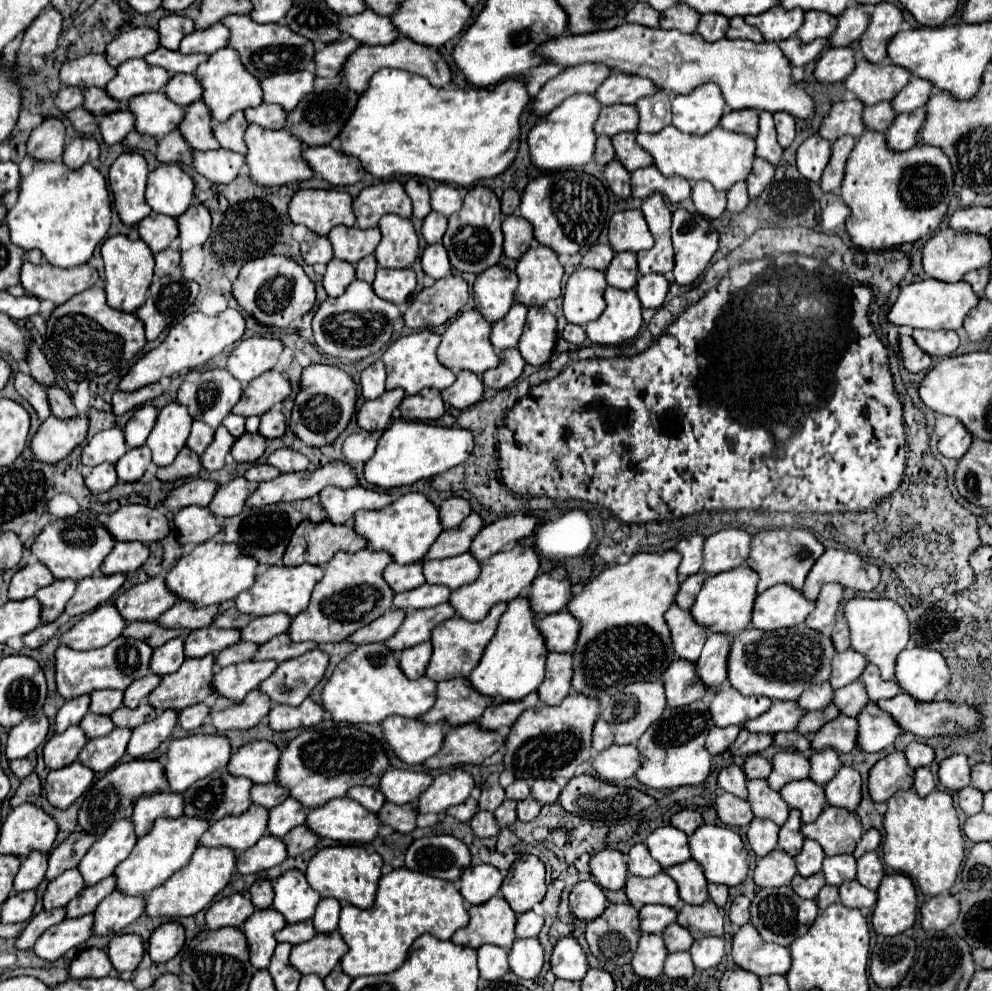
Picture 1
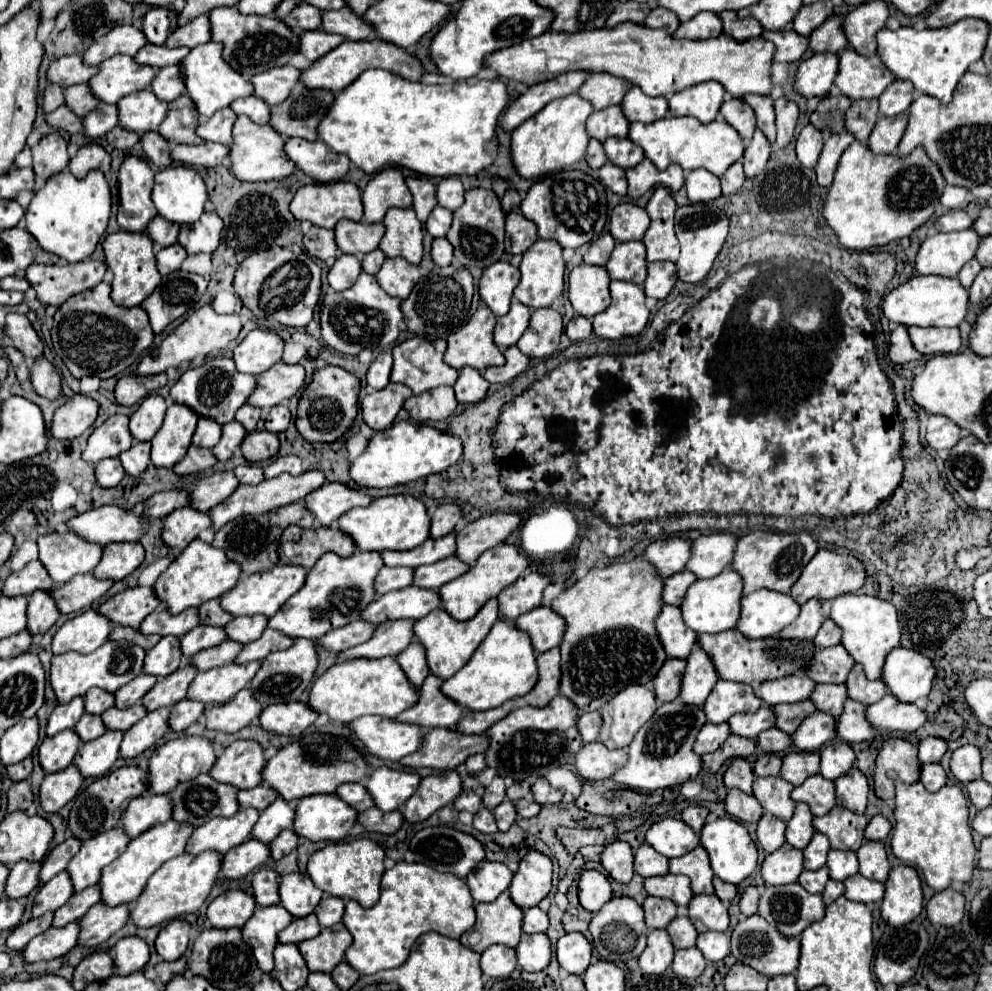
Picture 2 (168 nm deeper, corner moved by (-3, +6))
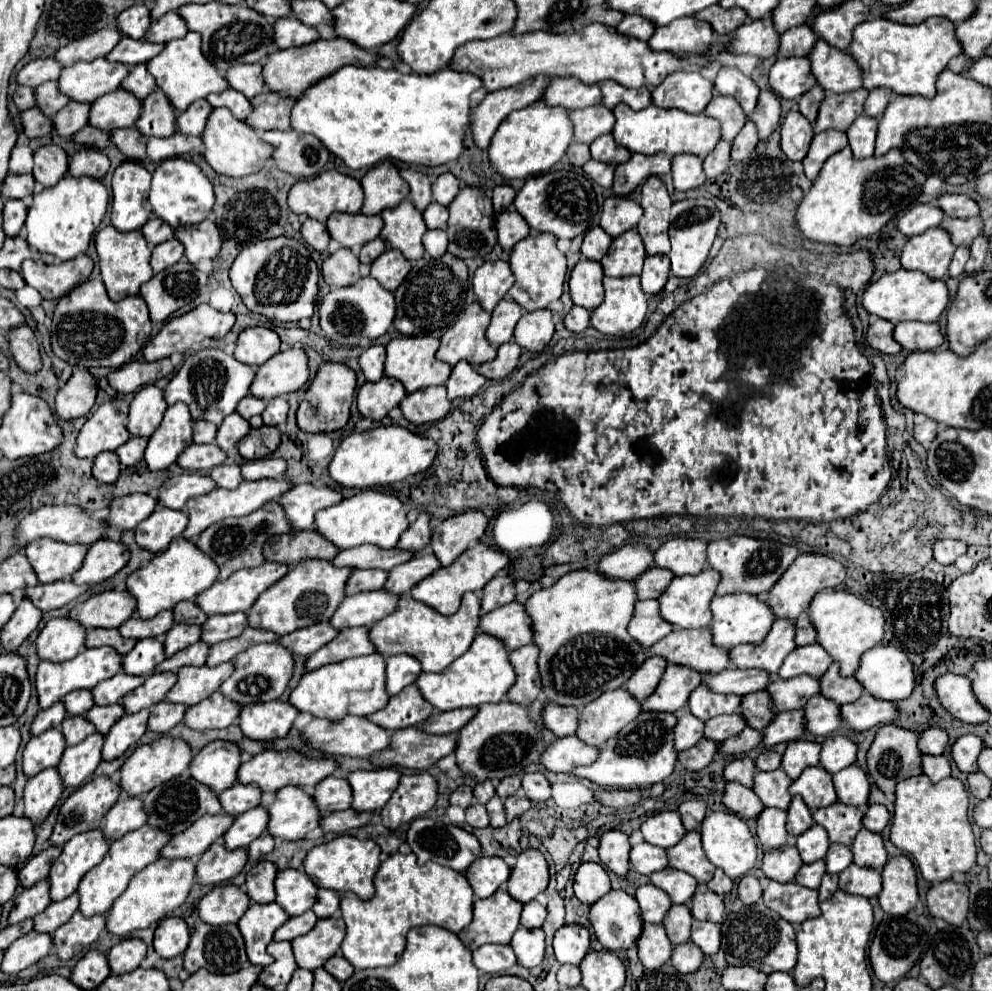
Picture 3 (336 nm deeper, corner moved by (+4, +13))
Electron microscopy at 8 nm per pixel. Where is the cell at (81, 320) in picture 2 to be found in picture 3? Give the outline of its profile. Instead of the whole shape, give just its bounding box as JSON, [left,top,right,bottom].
[51,281,151,369]

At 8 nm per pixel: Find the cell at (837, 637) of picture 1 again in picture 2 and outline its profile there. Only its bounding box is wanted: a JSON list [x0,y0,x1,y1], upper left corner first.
[814,618,842,648]

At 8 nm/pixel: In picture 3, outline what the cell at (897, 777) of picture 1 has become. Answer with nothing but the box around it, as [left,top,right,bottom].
[867,725,921,793]

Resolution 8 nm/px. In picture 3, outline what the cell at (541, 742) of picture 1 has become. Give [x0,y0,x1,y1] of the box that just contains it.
[455,701,555,781]

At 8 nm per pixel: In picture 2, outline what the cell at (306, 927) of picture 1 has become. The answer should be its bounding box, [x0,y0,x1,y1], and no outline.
[278,914,322,944]

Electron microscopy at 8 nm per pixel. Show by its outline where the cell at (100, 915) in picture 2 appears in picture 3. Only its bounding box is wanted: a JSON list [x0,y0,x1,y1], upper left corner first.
[51,915,105,961]

